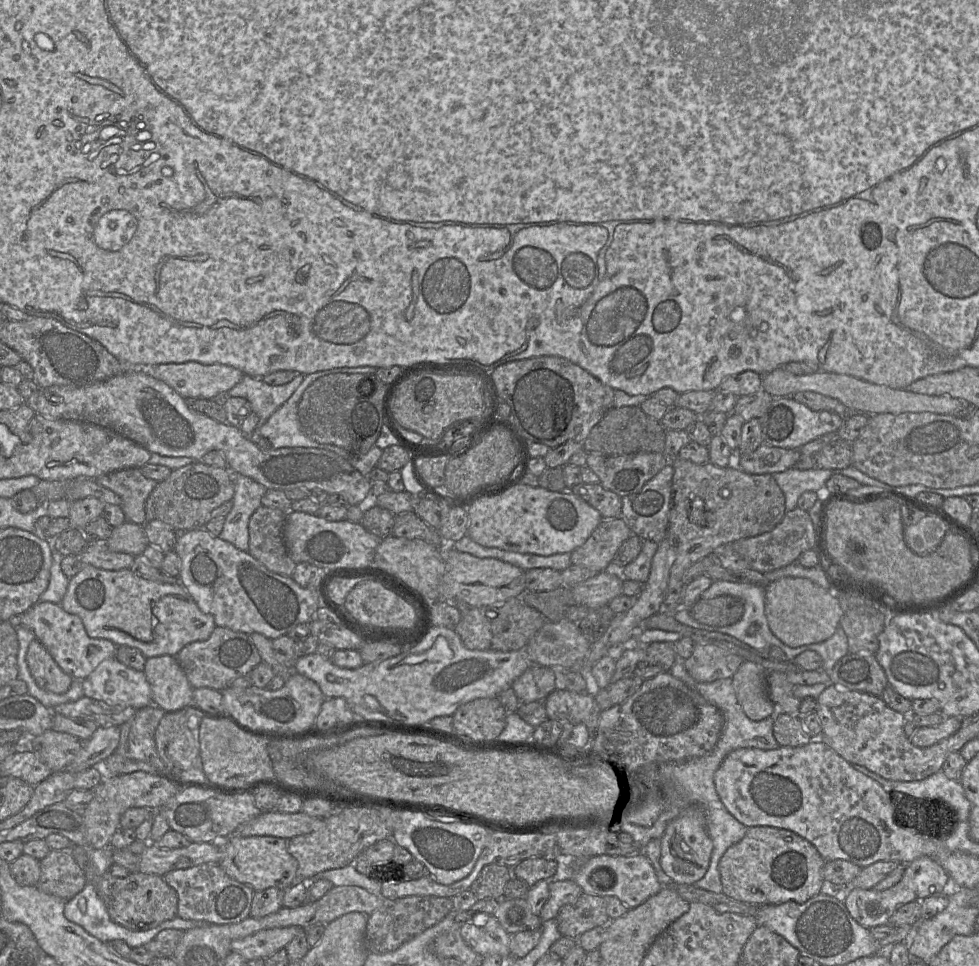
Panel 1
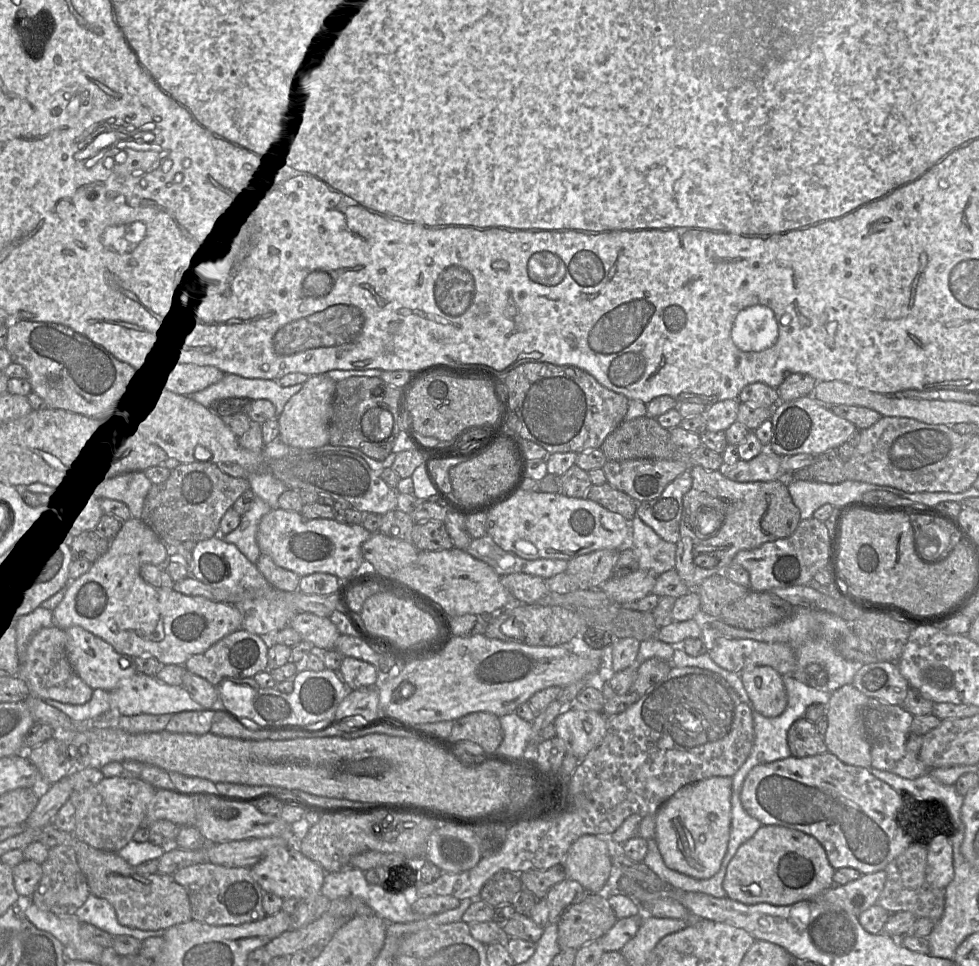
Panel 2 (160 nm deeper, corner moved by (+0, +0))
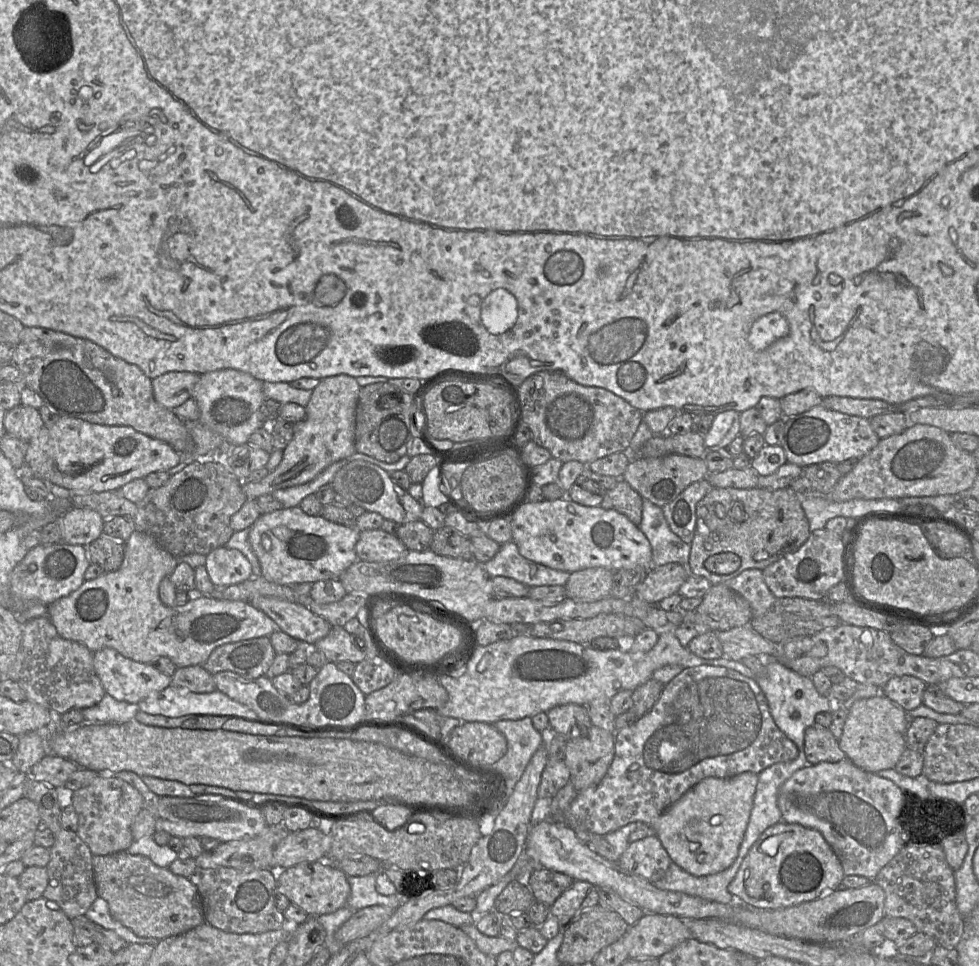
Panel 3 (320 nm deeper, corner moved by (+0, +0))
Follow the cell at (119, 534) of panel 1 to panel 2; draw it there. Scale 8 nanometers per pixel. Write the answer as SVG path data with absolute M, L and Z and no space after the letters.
M141 519L124 521L108 551L93 562L85 574L71 580L63 599L52 611L53 626L63 630L79 626L109 643L120 654L132 658L152 656L162 665L184 665L191 656L205 652L223 637L241 629L242 613L236 606L201 596L186 596L172 589L153 586L142 579L142 565L163 567L168 559L165 543Z

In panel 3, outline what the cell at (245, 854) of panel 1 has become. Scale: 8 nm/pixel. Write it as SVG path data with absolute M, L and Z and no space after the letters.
M327 860L301 862L276 871L277 890L284 894L292 904L302 908L309 917L335 912L345 906L350 895L347 875Z

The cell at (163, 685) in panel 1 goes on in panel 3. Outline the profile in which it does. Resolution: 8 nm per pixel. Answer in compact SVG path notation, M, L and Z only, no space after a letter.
M112 648L93 652L93 665L105 692L118 701L138 704L149 695L160 692L171 685L172 677L160 673L148 663L126 658Z

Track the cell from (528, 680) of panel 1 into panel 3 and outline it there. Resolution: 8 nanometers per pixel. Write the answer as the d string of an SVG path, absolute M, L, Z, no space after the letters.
M564 704L551 708L546 712L550 726L555 733L569 738L569 732L574 726L592 725L587 707L579 704Z

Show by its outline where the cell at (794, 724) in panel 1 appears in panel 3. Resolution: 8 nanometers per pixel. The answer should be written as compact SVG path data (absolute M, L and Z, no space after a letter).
M812 725L804 732L804 752L809 764L838 762L846 758L838 740L828 728Z

